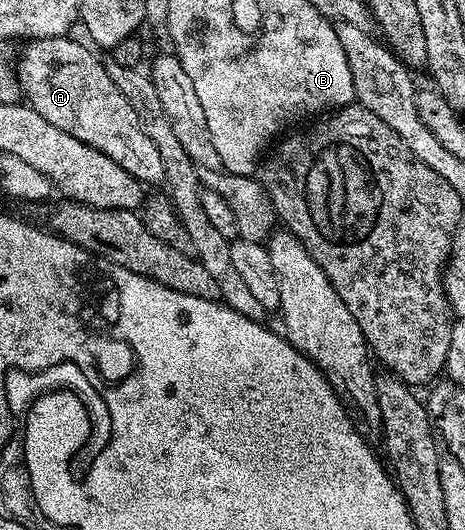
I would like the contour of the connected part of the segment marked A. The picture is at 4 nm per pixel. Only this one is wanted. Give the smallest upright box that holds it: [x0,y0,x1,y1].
[16,36,164,187]

